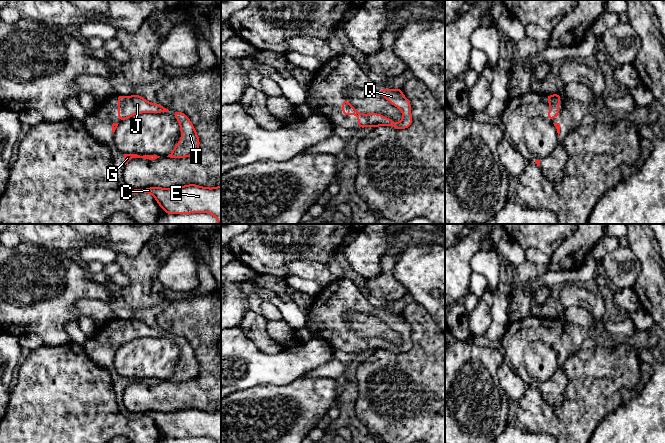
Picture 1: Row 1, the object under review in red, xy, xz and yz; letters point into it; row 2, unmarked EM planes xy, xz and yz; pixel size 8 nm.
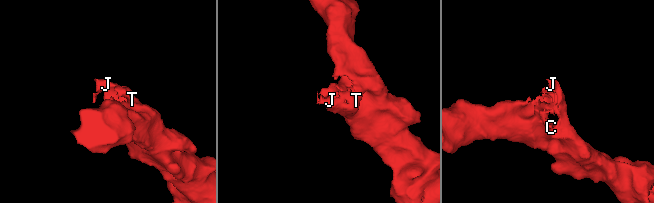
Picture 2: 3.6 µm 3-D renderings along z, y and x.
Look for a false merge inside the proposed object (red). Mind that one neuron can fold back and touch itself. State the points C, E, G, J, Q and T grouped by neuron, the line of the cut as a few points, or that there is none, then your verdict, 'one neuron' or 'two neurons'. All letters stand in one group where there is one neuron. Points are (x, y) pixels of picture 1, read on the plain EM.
groups C E G J Q T; cut none; one neuron

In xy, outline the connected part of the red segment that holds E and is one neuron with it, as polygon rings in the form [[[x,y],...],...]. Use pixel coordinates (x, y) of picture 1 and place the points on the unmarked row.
[[[189,408],[177,412],[131,412],[131,417],[152,418],[167,438],[211,437],[221,443],[221,410],[207,412]]]

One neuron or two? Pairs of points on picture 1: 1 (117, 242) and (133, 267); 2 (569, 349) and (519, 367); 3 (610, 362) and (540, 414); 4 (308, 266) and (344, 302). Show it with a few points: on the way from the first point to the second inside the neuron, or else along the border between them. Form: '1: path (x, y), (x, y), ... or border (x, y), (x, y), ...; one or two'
1: border (145, 243), (134, 256), (116, 254); two
2: path (552, 335), (531, 335), (518, 350); one
3: path (594, 381), (559, 418); one
4: border (330, 283), (326, 286); two

